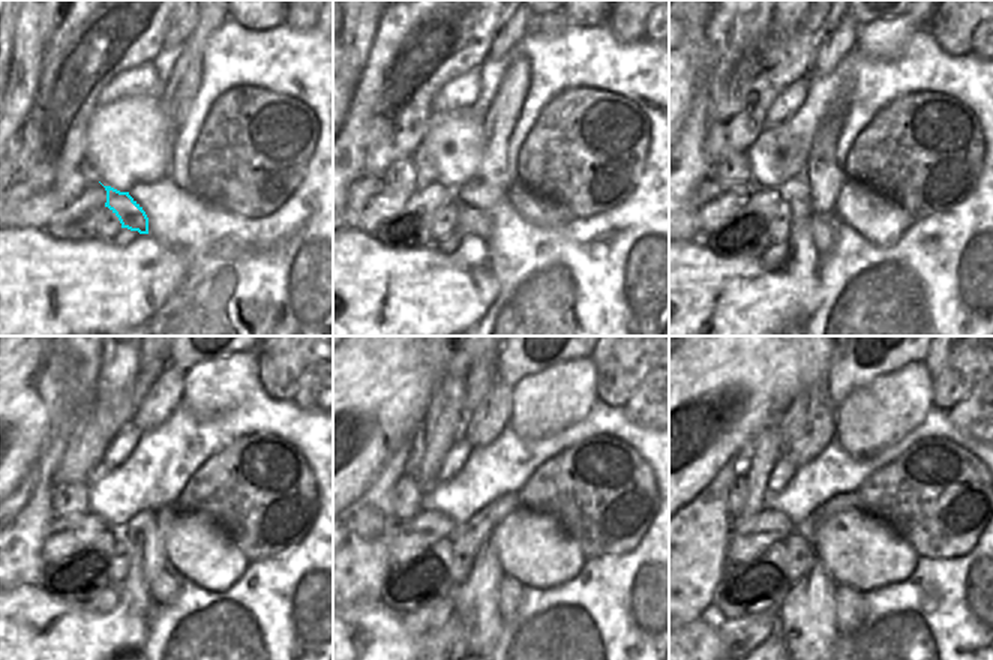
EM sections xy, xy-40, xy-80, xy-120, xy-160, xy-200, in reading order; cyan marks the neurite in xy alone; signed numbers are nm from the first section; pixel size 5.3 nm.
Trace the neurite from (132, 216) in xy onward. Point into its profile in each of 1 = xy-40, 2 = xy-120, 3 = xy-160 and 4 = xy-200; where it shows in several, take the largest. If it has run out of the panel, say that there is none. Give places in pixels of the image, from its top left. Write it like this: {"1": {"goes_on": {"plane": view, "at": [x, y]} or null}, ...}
{"1": {"goes_on": {"plane": "xy-40", "at": [470, 221]}}, "2": {"goes_on": {"plane": "xy-120", "at": [164, 588]}}, "3": {"goes_on": {"plane": "xy-160", "at": [510, 591]}}, "4": {"goes_on": {"plane": "xy-200", "at": [849, 603]}}}

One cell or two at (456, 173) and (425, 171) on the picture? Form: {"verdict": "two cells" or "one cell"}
{"verdict": "two cells"}

